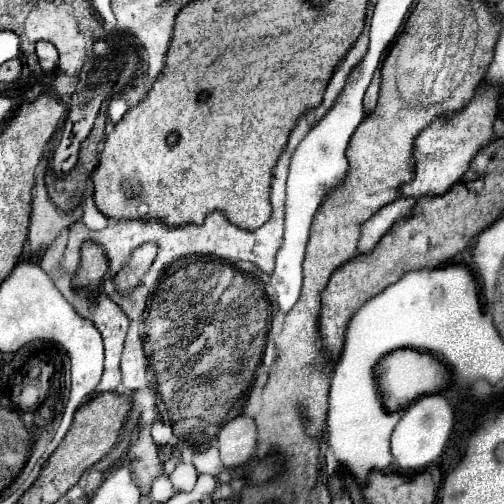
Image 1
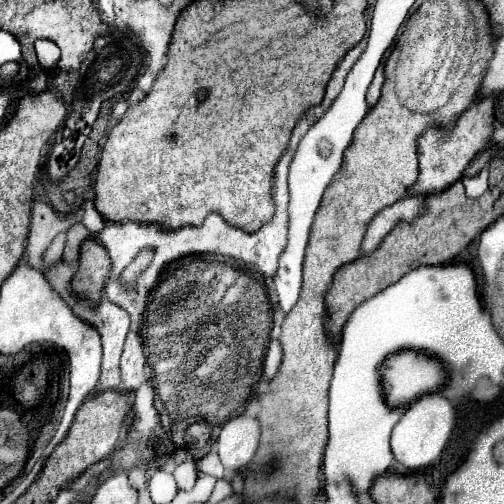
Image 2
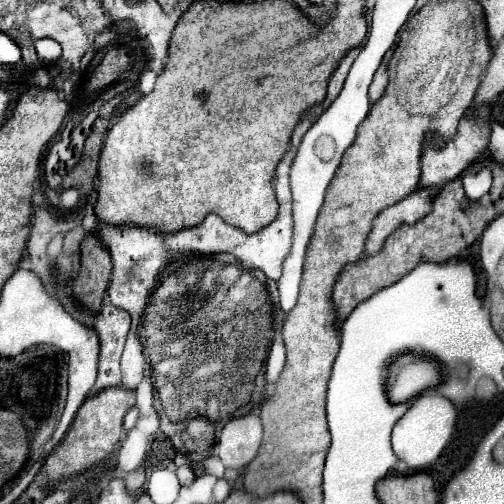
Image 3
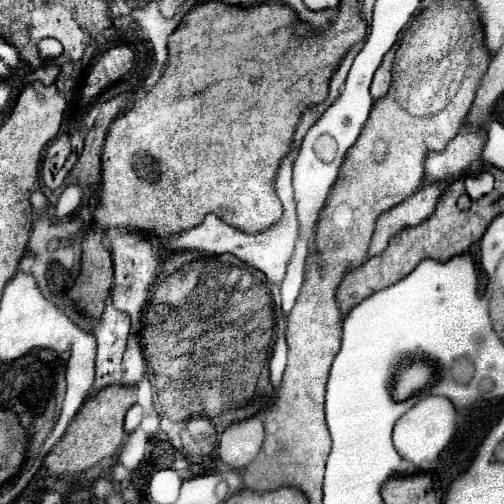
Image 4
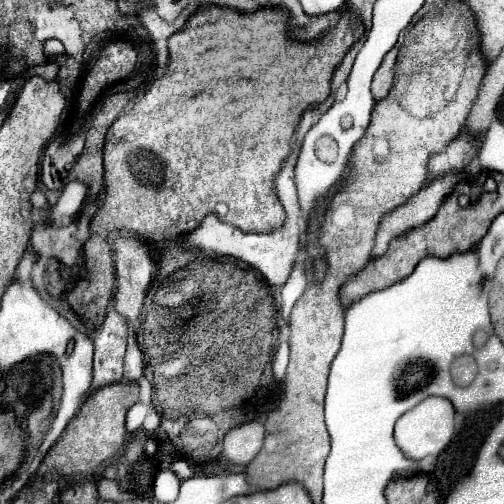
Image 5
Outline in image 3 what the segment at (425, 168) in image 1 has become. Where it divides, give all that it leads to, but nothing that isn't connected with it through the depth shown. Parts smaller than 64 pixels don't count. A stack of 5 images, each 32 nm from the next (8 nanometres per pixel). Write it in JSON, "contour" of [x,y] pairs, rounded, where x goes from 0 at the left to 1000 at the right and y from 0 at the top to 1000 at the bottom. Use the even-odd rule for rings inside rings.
{"contour":[[[960,214],[960,230],[952,230],[952,238],[937,238],[937,226],[929,222],[905,258],[905,270],[897,270],[897,278],[885,278],[881,286],[865,290],[857,282],[857,270],[849,270],[849,278],[841,278],[841,302],[833,310],[837,321],[837,345],[833,345],[833,365],[829,377],[841,373],[865,373],[877,377],[889,361],[913,353],[913,345],[944,317],[960,306],[968,282],[972,282],[972,214]]]}

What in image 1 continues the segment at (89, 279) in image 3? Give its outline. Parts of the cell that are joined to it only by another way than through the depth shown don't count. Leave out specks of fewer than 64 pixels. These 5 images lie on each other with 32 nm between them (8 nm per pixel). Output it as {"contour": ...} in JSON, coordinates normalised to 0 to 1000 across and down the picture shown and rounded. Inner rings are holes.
{"contour":[[[171,480],[163,488],[159,532],[155,532],[147,560],[143,560],[147,571],[190,579],[198,567],[198,556],[210,548],[210,540],[214,540],[214,516],[202,504],[202,492],[194,492],[183,480]]]}

